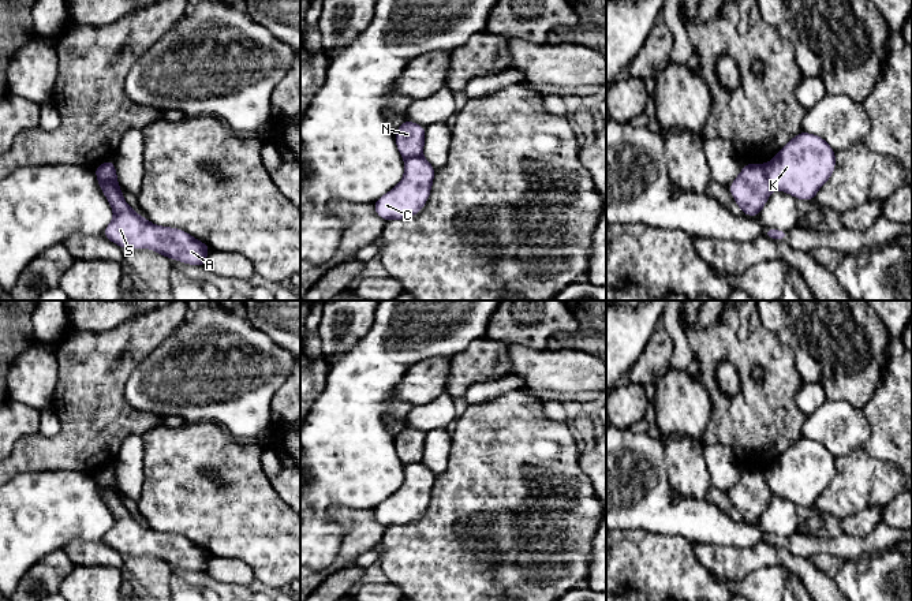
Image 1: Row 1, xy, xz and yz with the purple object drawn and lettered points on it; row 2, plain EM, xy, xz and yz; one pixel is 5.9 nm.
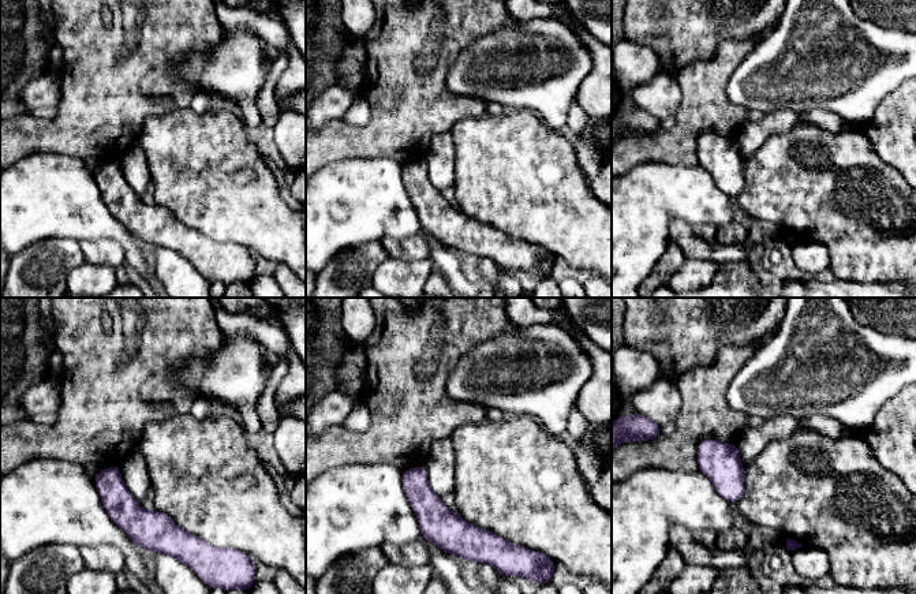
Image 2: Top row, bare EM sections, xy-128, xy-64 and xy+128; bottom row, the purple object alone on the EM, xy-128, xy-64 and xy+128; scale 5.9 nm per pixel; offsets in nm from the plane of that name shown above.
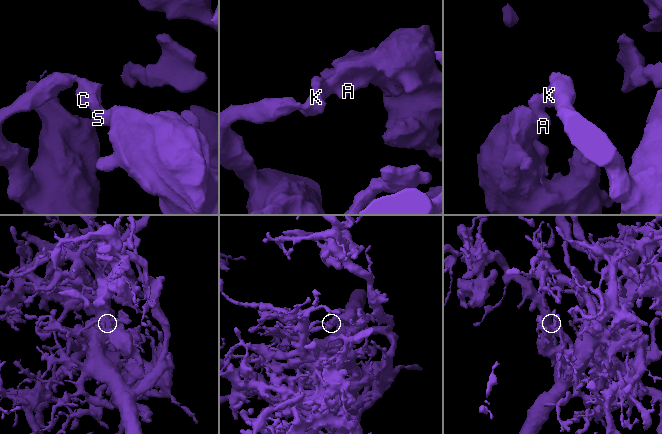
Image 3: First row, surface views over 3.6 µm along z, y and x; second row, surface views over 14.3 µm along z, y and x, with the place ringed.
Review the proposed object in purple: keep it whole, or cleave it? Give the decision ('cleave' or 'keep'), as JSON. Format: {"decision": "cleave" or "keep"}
{"decision": "cleave"}

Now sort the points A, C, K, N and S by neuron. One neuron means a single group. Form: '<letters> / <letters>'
A N S / C K

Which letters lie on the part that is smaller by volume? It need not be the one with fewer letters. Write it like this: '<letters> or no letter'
A, N, S

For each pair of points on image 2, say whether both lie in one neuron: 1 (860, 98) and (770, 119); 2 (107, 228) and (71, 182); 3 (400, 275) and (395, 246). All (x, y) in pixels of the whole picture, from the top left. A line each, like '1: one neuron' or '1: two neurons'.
1: two neurons
2: one neuron
3: two neurons

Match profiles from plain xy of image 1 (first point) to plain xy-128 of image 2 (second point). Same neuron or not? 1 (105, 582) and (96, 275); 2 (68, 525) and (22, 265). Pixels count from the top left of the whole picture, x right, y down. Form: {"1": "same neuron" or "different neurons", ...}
{"1": "same neuron", "2": "different neurons"}

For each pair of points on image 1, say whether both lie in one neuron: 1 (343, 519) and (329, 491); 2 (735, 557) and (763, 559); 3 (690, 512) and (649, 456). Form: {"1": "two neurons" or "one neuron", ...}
{"1": "two neurons", "2": "one neuron", "3": "one neuron"}

